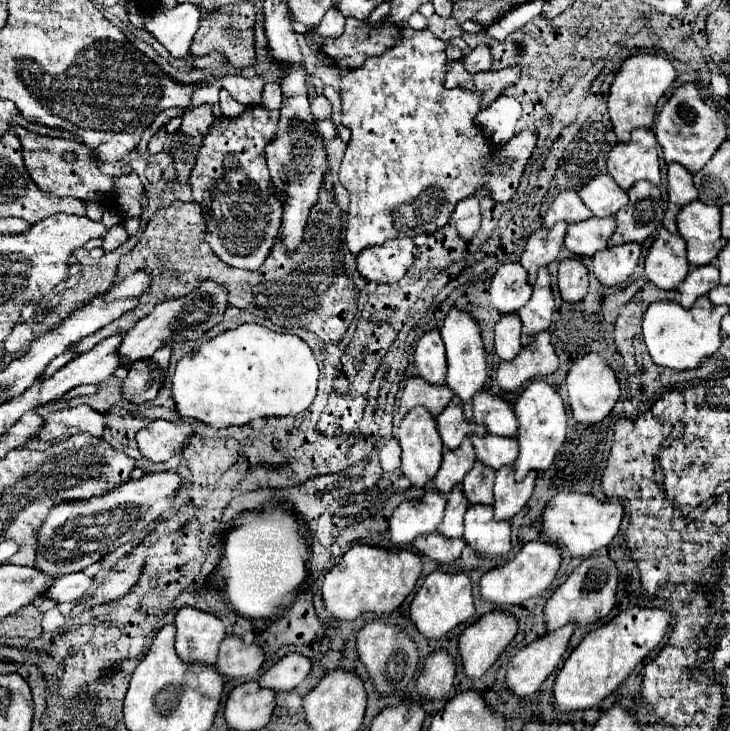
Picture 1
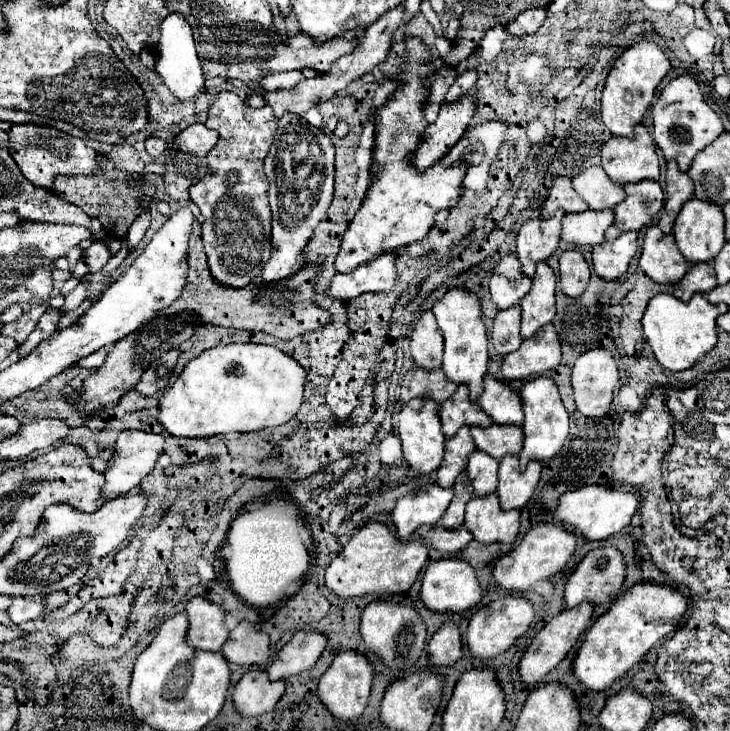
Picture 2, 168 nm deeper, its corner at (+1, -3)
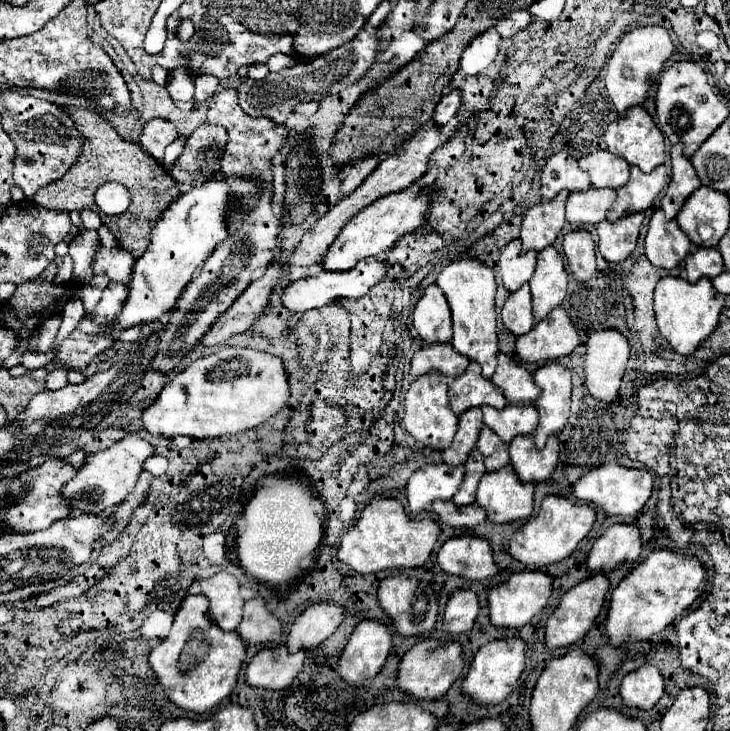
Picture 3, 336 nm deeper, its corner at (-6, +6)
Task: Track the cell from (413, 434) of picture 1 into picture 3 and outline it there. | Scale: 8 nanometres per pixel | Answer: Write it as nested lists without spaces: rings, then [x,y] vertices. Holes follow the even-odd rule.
[[[427,372],[411,382],[405,394],[405,412],[403,412],[401,422],[403,422],[403,428],[427,448],[445,450],[451,444],[457,432],[457,416],[453,414],[449,400],[447,400],[447,376],[445,374]]]

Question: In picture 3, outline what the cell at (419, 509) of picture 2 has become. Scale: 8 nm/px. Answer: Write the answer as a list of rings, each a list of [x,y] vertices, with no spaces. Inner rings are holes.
[[[425,464],[407,482],[407,502],[411,514],[423,512],[435,500],[451,500],[463,482],[465,466]]]

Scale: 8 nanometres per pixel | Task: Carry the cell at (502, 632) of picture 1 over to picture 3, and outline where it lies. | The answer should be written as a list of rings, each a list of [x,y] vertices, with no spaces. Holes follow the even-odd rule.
[[[523,570],[513,574],[509,580],[497,584],[489,592],[489,616],[497,628],[519,628],[525,626],[535,614],[543,610],[553,590],[553,578],[543,570]]]

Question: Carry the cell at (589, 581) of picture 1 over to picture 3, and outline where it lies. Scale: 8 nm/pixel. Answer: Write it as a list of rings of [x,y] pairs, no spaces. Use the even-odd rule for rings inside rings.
[[[613,524],[595,540],[587,558],[591,574],[609,572],[619,564],[635,562],[641,554],[641,532],[633,524]]]

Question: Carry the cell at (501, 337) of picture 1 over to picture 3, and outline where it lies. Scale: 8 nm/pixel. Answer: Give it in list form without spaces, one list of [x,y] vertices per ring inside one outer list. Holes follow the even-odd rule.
[[[525,282],[517,292],[509,294],[503,310],[501,310],[501,320],[505,324],[507,330],[511,330],[515,336],[527,334],[533,324],[533,308],[531,308],[531,292],[529,292],[529,284]]]

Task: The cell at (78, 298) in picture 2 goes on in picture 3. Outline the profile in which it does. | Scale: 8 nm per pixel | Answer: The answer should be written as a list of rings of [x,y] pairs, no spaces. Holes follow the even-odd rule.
[[[79,230],[79,234],[69,242],[69,256],[73,258],[73,280],[87,284],[93,278],[91,262],[99,250],[97,230]]]

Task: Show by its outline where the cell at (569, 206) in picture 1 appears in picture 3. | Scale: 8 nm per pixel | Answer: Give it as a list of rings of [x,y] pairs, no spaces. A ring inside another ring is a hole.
[[[565,150],[549,156],[547,164],[541,172],[541,194],[545,200],[551,200],[559,194],[559,190],[587,190],[591,186],[587,172],[583,172],[575,158],[571,158]]]

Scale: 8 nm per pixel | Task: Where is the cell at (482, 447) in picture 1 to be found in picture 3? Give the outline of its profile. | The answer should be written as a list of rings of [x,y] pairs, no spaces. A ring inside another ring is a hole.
[[[507,404],[503,410],[495,410],[493,406],[481,406],[483,422],[503,440],[511,442],[519,434],[535,432],[535,406],[511,406]]]

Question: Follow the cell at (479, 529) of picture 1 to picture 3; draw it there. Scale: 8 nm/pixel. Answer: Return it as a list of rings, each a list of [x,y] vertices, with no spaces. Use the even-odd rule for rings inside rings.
[[[511,466],[485,472],[479,482],[477,502],[487,510],[487,518],[497,524],[527,520],[533,514],[533,482],[523,486]]]

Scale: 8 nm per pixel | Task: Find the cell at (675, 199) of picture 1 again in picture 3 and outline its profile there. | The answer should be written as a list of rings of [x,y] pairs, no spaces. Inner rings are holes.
[[[683,146],[671,148],[671,164],[673,164],[671,182],[667,186],[665,196],[661,198],[661,208],[669,220],[677,216],[679,208],[685,204],[691,192],[695,192],[701,186],[693,164],[683,156]]]

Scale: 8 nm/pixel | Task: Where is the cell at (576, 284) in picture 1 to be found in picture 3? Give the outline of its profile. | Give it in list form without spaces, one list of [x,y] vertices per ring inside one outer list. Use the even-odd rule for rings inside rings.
[[[579,228],[565,234],[563,252],[577,280],[589,280],[595,274],[595,242],[587,230]]]

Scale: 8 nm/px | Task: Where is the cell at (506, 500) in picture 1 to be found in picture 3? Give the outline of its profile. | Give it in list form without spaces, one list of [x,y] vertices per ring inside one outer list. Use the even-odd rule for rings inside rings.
[[[531,436],[513,438],[509,444],[511,466],[519,474],[521,482],[543,482],[547,480],[559,460],[559,440],[547,438],[543,450],[535,450],[535,442]]]

